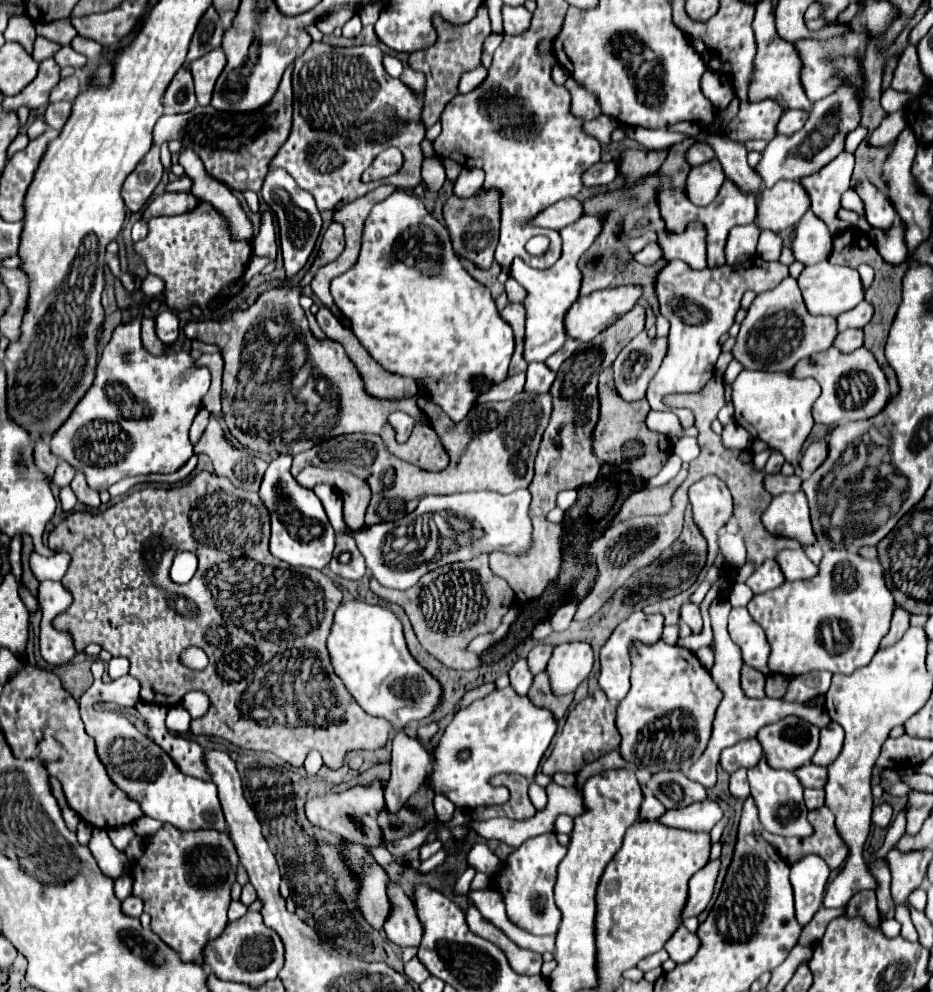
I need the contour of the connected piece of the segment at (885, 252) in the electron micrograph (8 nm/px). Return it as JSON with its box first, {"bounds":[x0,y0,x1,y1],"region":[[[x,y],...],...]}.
{"bounds":[872,225,906,265],"region":[[[894,225],[888,231],[888,235],[878,233],[878,229],[872,229],[872,231],[874,231],[874,239],[876,239],[876,249],[884,257],[886,263],[900,265],[902,261],[906,261],[906,245],[904,245],[904,227],[902,225]]]}

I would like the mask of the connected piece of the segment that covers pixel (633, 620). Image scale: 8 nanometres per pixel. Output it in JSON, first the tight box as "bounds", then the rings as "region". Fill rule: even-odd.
{"bounds":[598,611,664,705],"region":[[[636,611],[614,629],[608,643],[600,649],[600,679],[598,681],[600,681],[600,687],[606,693],[610,703],[618,705],[628,695],[628,689],[630,689],[630,645],[632,643],[654,645],[656,641],[660,641],[662,627],[664,627],[662,623],[664,623],[664,617],[660,617],[660,615],[646,615],[642,611]]]}

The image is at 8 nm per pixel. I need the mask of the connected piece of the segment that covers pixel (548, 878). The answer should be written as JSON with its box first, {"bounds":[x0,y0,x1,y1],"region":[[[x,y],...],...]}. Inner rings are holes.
{"bounds":[490,833,566,935],"region":[[[554,833],[528,839],[512,851],[506,867],[494,873],[490,885],[502,895],[508,919],[532,935],[554,935],[560,925],[560,909],[554,903],[554,883],[558,863],[564,859],[566,847],[556,841]]]}

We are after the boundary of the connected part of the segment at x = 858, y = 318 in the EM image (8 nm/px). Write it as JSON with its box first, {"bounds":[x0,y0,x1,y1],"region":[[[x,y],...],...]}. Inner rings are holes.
{"bounds":[838,301,872,331],"region":[[[862,301],[860,305],[856,305],[854,309],[838,315],[838,331],[846,331],[846,329],[862,329],[866,323],[870,323],[872,319],[872,305],[868,301]]]}

